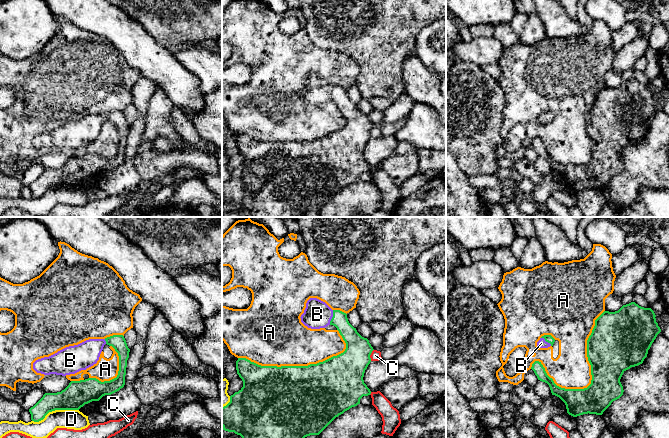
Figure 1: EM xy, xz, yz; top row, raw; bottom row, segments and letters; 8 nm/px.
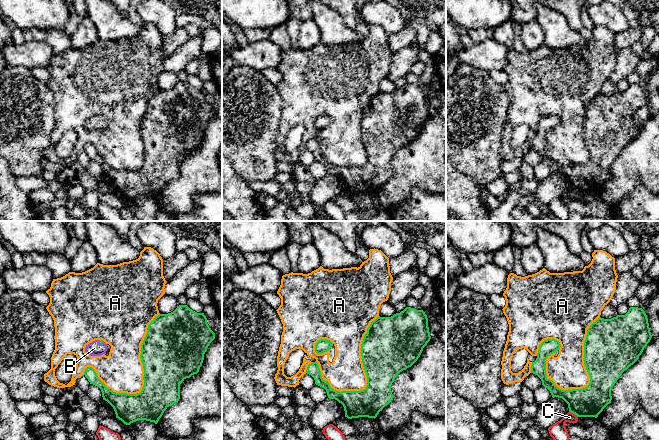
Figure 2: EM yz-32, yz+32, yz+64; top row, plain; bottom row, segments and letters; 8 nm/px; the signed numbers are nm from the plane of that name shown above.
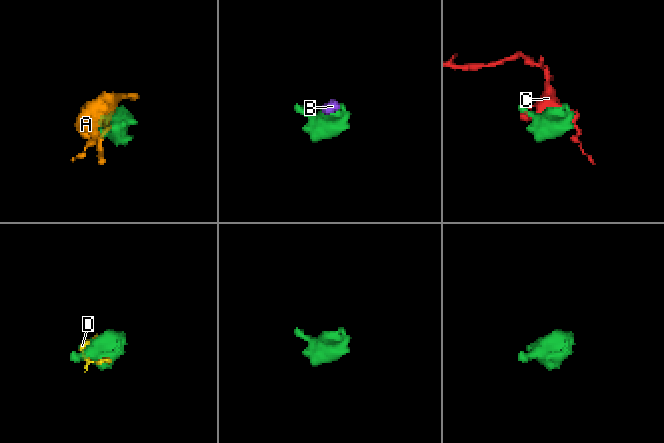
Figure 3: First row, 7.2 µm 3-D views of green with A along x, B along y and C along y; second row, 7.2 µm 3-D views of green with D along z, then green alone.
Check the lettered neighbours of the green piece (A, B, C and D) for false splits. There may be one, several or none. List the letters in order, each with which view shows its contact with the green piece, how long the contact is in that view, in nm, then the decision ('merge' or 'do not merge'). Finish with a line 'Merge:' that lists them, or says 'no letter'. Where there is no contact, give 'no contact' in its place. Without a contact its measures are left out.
A: yz | 750 nm | do not merge
B: xz | 120 nm | merge
C: xz | 100 nm | do not merge
D: xy | 380 nm | do not merge
Merge: B

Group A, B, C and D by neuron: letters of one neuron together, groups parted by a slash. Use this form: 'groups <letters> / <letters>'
groups A / B / C / D

